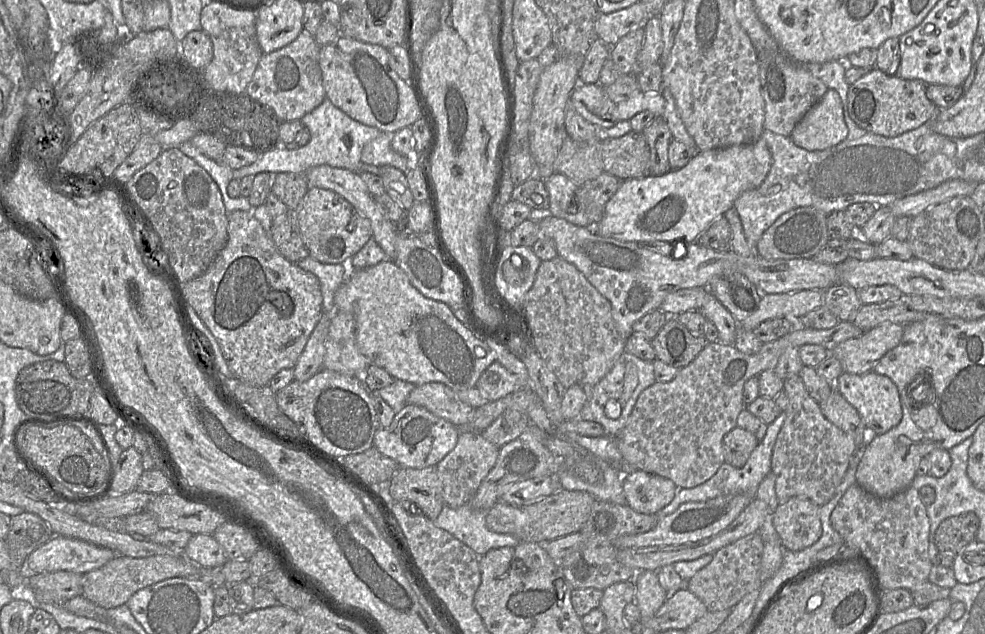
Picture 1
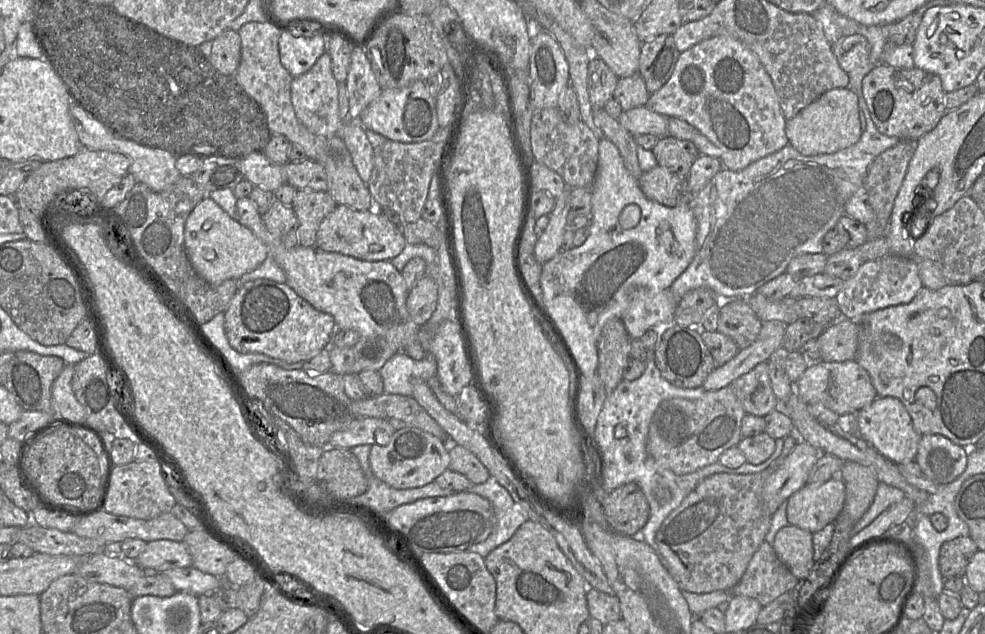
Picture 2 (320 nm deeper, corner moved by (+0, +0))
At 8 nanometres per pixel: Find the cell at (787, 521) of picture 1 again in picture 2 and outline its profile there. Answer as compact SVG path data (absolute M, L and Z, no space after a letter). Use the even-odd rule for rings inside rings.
M833 477L823 484L805 484L787 499L787 520L790 525L815 533L834 523L845 501L845 485L841 478Z

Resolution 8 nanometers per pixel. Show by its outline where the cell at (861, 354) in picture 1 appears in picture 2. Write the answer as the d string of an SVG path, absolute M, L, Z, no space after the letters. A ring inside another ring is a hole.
M855 359L843 362L819 360L810 363L802 376L793 383L795 392L805 403L820 402L839 416L856 414L878 397L868 372Z

